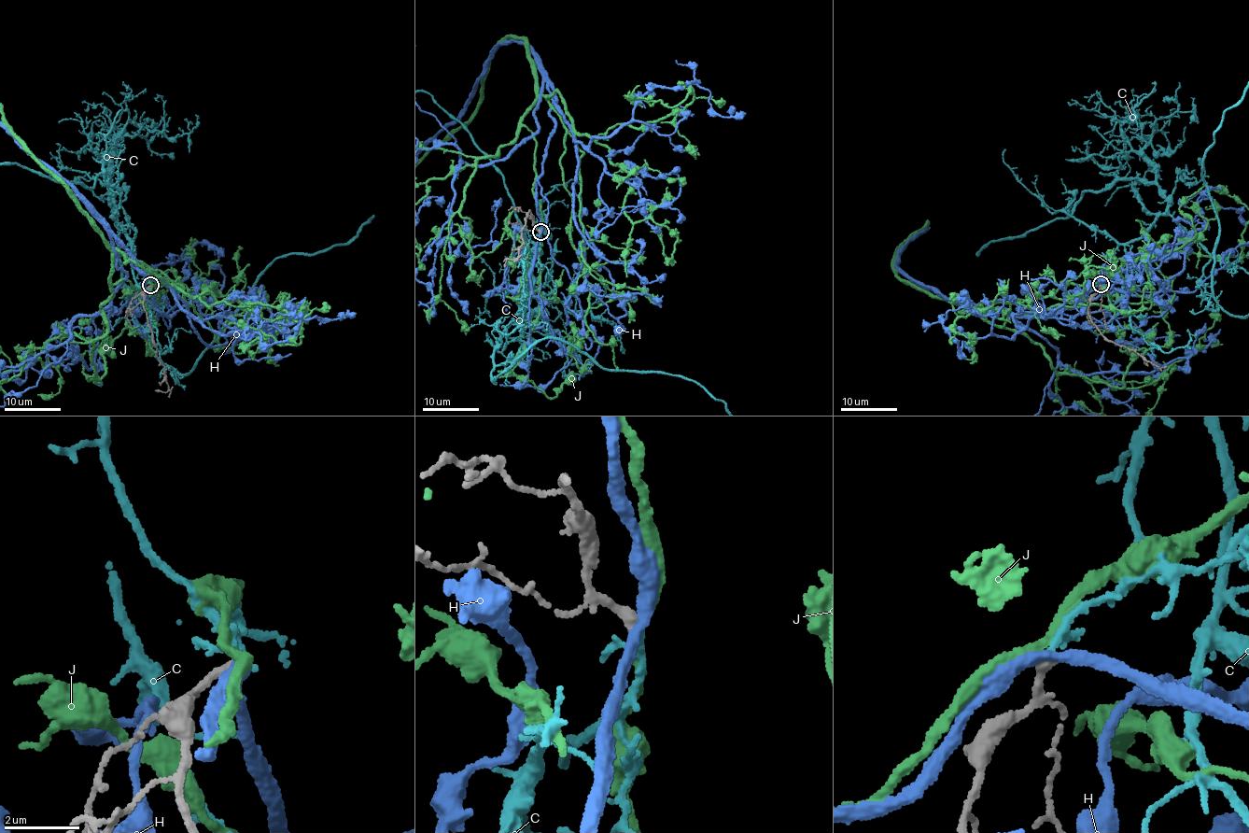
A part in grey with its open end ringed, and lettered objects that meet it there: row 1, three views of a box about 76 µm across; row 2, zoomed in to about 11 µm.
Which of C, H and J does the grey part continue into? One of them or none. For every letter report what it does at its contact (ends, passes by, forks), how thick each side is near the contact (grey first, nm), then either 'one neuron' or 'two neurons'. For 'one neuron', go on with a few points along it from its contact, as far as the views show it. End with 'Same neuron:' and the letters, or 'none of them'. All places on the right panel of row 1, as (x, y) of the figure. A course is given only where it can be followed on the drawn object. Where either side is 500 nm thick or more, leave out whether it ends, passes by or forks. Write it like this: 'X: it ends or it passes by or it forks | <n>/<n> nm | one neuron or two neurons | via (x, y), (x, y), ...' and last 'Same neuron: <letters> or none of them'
C: it passes by | 280/130 nm | one neuron
H: it passes by | 300/320 nm | two neurons
J: it passes by | 280/260 nm | two neurons
Same neuron: C

